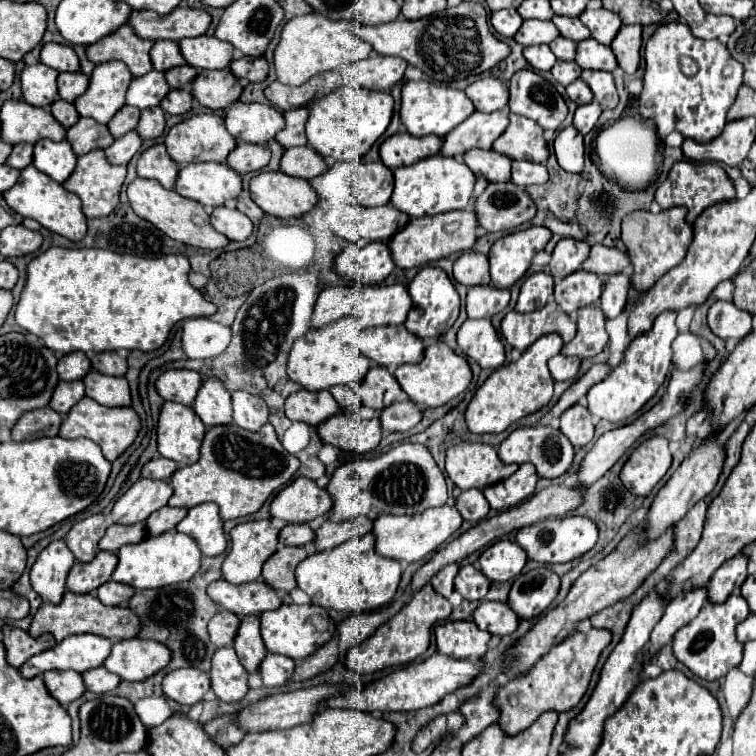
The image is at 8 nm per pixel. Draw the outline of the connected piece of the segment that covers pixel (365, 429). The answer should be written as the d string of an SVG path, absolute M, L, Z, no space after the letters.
M334 414L318 426L322 444L332 444L338 450L366 454L380 442L380 420L360 420L356 414Z

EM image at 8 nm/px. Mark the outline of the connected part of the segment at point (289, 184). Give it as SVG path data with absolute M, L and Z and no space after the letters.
M280 170L278 172L258 172L250 180L250 196L266 214L276 216L276 218L300 218L302 214L312 210L314 204L318 202L318 196L314 188L310 186L310 182L298 180L294 176L286 176Z

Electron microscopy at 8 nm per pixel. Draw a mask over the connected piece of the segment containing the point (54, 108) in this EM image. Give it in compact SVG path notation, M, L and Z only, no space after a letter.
M58 98L58 100L54 100L54 104L50 106L50 112L52 112L52 116L64 126L64 128L70 128L74 122L78 122L78 112L76 112L76 108L74 108L74 104L70 104L70 102L66 102L66 100L62 100L62 98Z

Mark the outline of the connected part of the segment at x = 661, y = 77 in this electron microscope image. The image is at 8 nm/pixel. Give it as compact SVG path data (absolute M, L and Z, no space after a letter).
M666 22L656 28L656 32L648 38L644 46L644 60L646 60L646 72L644 72L644 90L640 94L640 114L654 122L656 132L660 138L666 138L672 130L678 130L684 138L694 138L698 142L708 142L716 138L724 124L726 124L726 112L730 104L736 98L736 92L742 84L742 64L734 60L720 40L702 40L694 38L690 28L684 22Z

